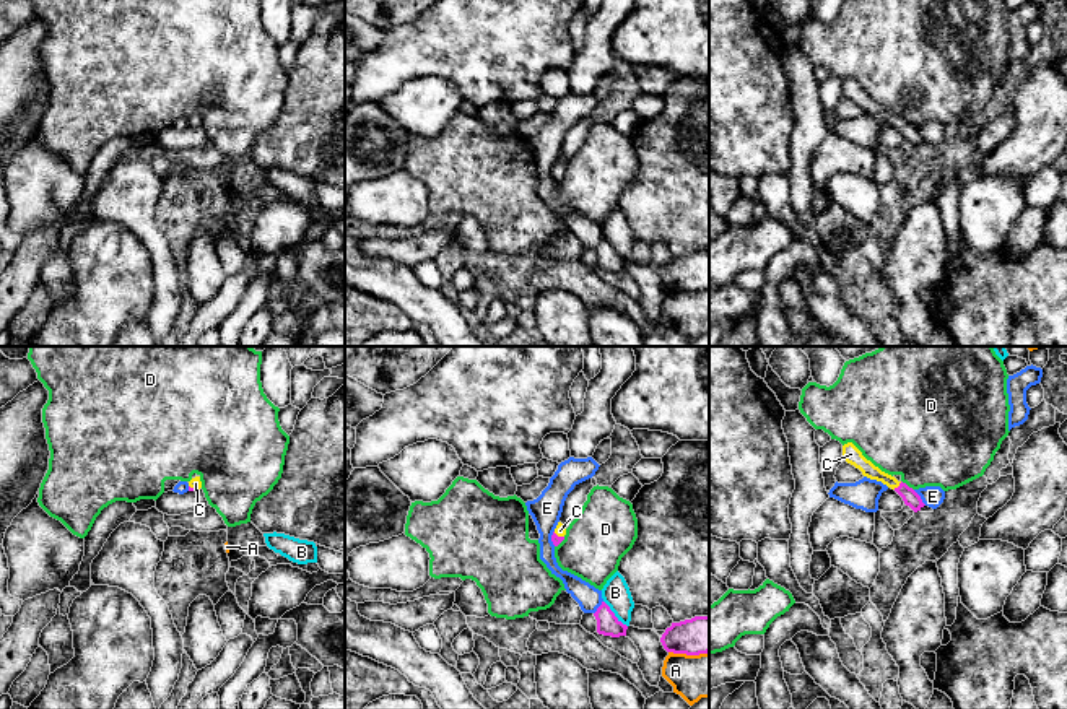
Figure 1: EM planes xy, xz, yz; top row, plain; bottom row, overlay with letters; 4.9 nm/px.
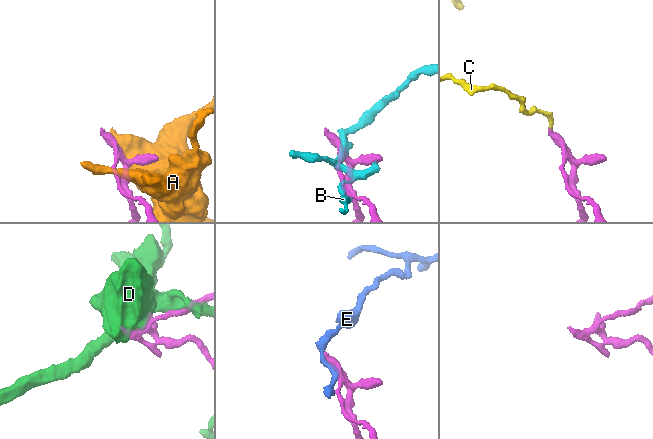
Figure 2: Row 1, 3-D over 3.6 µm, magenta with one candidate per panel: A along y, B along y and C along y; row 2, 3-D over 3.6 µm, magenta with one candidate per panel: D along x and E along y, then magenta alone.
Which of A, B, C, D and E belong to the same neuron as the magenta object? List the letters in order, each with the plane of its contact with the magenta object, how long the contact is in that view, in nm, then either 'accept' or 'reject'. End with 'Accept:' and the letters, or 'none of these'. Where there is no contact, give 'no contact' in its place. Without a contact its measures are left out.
A: xz | 200 nm | reject
B: xz | 180 nm | reject
C: yz | 60 nm | accept
D: yz | 80 nm | reject
E: yz | 100 nm | reject
Accept: C

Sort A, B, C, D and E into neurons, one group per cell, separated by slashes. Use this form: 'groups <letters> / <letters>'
groups A / B / C / D / E

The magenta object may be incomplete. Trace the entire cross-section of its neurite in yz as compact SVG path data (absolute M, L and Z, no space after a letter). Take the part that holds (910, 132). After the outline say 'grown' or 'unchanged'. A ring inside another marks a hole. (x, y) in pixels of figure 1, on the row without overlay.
M852 78L843 81L843 94L859 104L864 112L882 117L888 124L895 125L903 133L904 140L909 141L914 148L925 141L912 124L875 102Z; grown

